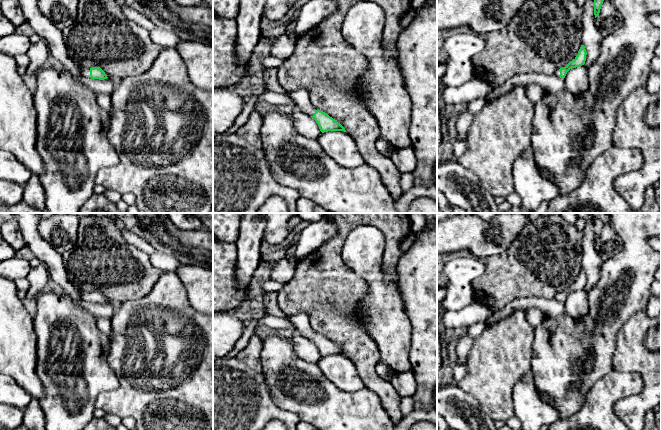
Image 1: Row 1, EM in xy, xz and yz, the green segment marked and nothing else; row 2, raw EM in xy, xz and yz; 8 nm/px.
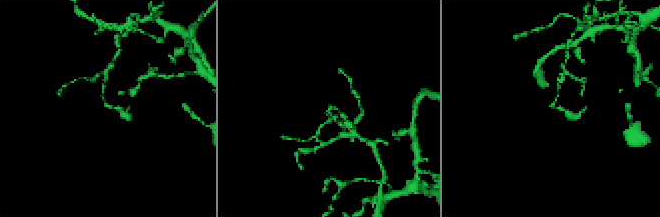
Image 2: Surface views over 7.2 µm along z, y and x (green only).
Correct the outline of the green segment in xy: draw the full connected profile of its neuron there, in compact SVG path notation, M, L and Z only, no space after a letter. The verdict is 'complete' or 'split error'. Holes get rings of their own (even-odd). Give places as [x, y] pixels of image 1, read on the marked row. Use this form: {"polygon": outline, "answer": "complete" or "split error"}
{"polygon": "M100 67L84 68L82 74L83 76L90 77L92 79L104 80L108 78Z", "answer": "split error"}

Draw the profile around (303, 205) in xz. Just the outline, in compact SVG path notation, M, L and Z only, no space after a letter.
M300 197L296 203L298 213L313 213L315 203L307 198Z

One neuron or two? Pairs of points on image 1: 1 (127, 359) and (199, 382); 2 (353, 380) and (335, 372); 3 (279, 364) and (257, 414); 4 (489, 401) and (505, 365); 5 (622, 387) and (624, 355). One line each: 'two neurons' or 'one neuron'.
1: one neuron
2: one neuron
3: two neurons
4: one neuron
5: two neurons

